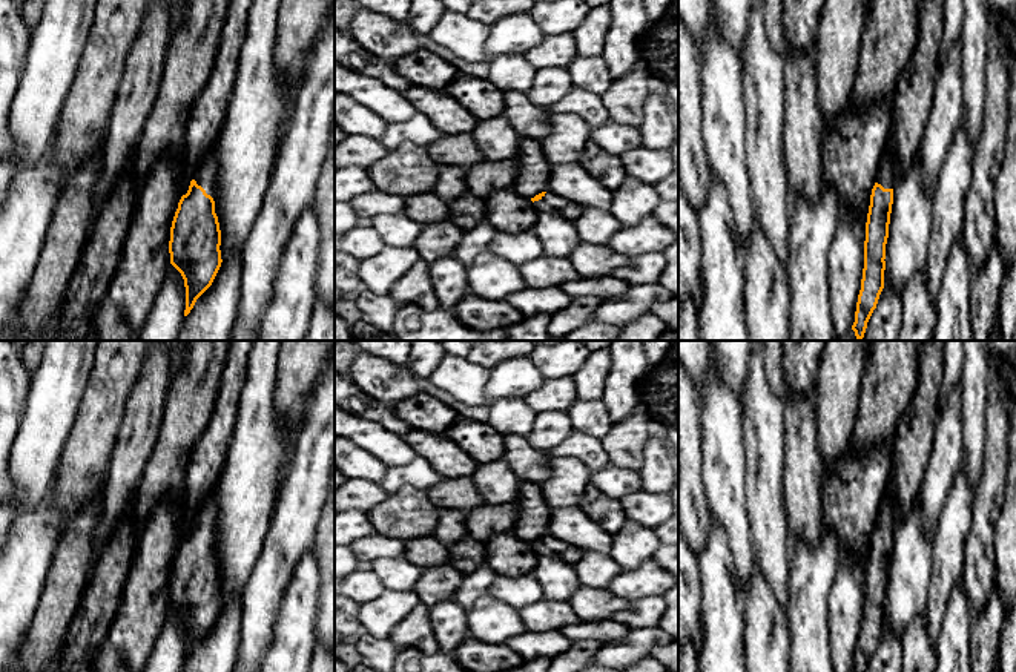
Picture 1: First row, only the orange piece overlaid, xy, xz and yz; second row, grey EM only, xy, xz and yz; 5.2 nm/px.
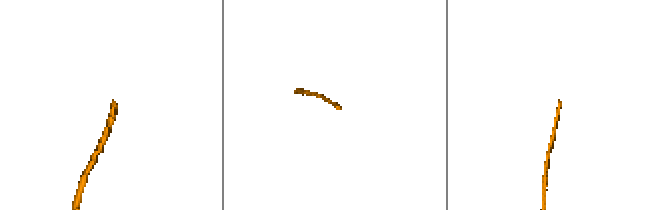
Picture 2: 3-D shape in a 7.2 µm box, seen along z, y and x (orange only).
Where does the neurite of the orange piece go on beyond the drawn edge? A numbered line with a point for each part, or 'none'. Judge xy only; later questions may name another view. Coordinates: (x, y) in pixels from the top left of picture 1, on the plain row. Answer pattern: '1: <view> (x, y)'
1: xy (206, 520)

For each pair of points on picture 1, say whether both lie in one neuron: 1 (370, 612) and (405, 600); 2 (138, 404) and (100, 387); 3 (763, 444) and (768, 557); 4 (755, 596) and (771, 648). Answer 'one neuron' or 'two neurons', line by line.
1: one neuron
2: two neurons
3: one neuron
4: one neuron

